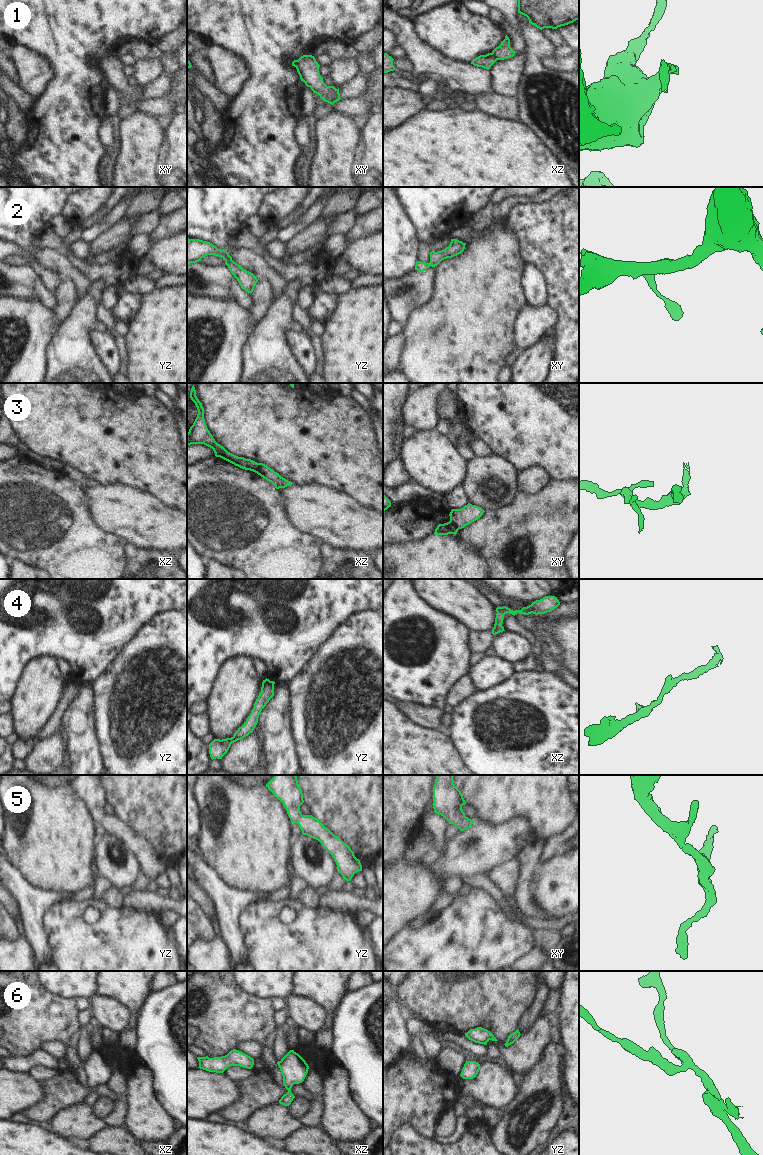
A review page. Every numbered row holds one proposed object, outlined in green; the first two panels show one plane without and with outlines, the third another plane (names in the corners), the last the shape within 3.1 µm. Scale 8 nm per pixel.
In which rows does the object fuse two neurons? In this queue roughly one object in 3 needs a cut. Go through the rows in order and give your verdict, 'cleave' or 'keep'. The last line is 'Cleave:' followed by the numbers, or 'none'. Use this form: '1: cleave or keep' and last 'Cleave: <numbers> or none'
1: cleave
2: keep
3: cleave
4: keep
5: keep
6: keep
Cleave: 1, 3

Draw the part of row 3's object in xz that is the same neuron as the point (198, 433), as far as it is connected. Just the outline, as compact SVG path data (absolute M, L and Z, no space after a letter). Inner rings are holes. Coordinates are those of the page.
M194 385L192 386L190 391L190 398L195 403L198 410L198 414L193 425L190 427L189 432L187 433L187 445L204 444L213 449L216 457L220 457L242 469L250 470L257 473L257 462L251 459L246 459L244 457L238 457L228 452L223 446L221 446L215 441L212 434L207 428L204 419L204 408L196 396L196 390Z

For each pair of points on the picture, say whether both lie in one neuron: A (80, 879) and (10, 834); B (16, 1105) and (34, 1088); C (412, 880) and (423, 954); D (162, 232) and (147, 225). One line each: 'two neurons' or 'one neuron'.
A: one neuron
B: one neuron
C: two neurons
D: two neurons

